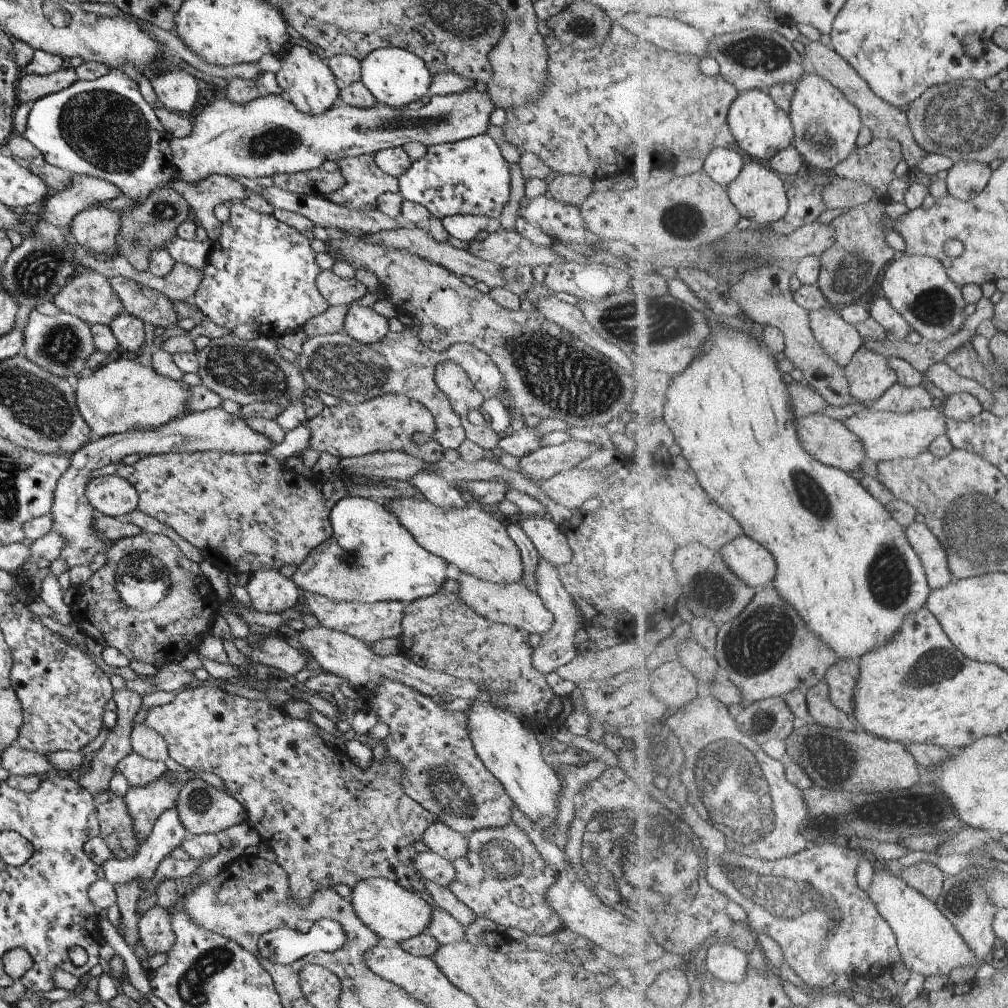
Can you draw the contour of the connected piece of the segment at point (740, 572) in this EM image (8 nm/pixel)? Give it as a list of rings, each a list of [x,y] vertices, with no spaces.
[[[743,534],[733,542],[725,545],[721,552],[725,555],[727,566],[751,588],[759,588],[759,586],[765,586],[765,584],[773,582],[773,578],[777,574],[777,562],[773,558],[773,553],[768,547],[747,534]]]

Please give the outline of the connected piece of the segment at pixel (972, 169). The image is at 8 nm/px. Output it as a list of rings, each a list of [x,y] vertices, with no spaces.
[[[961,160],[948,172],[948,194],[957,200],[970,201],[984,192],[992,178],[991,166]]]

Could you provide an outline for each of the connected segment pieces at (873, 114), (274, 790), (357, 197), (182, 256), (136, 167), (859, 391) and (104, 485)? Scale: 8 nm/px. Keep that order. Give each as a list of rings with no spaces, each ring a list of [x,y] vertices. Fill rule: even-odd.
[[[803,39],[802,41],[805,50],[805,63],[811,66],[813,64],[813,68],[819,72],[820,76],[827,78],[833,86],[837,86],[845,94],[845,98],[859,108],[861,124],[870,130],[873,139],[897,140],[901,144],[901,152],[903,152],[907,170],[913,172],[921,164],[921,160],[928,156],[928,153],[917,144],[917,140],[915,140],[915,136],[913,136],[913,132],[909,128],[907,114],[901,108],[893,106],[893,104],[889,104],[889,102],[885,102],[883,98],[877,96],[869,87],[867,80],[862,78],[859,72],[833,47],[824,46],[819,40]]]
[[[200,682],[194,686],[184,687],[176,692],[175,698],[164,705],[157,705],[149,709],[143,722],[157,734],[160,734],[166,742],[168,756],[177,764],[184,766],[191,772],[211,772],[215,774],[226,786],[226,792],[232,796],[246,812],[245,824],[258,832],[262,838],[262,844],[275,853],[275,862],[285,871],[288,880],[288,894],[296,901],[299,907],[306,907],[312,899],[314,892],[323,887],[332,889],[335,884],[345,884],[352,889],[356,882],[368,878],[381,877],[401,886],[409,892],[417,893],[423,890],[424,878],[413,866],[414,856],[417,854],[413,844],[422,840],[423,831],[435,820],[433,813],[425,810],[418,802],[411,800],[402,789],[401,779],[404,772],[390,756],[384,754],[383,762],[375,762],[371,758],[365,768],[358,767],[345,753],[337,747],[327,746],[317,735],[317,726],[301,719],[290,718],[285,711],[268,703],[266,700],[246,699],[237,695],[226,693],[216,683]]]
[[[372,155],[345,157],[335,163],[344,183],[324,196],[334,205],[366,211],[376,206],[376,198],[381,193],[398,192],[396,177],[379,170]]]
[[[176,234],[164,242],[164,249],[171,255],[174,262],[186,264],[197,270],[205,266],[211,247],[212,241],[209,239],[186,241]]]
[[[112,68],[107,74],[92,81],[77,80],[62,91],[49,93],[47,96],[38,98],[36,101],[29,104],[29,108],[22,137],[33,144],[33,146],[41,152],[44,162],[47,165],[53,165],[58,169],[66,170],[67,172],[70,172],[71,175],[87,175],[103,179],[104,181],[109,181],[110,183],[113,183],[113,186],[116,186],[119,189],[121,195],[129,200],[133,200],[137,205],[141,204],[151,191],[158,187],[163,187],[166,183],[169,183],[176,178],[176,168],[171,160],[169,146],[169,141],[171,140],[170,134],[165,132],[165,129],[161,126],[161,123],[158,121],[158,117],[155,116],[150,104],[147,104],[145,99],[141,96],[138,84],[127,77],[120,68]]]
[[[864,346],[855,353],[853,360],[846,366],[846,377],[849,379],[852,395],[865,404],[873,404],[899,382],[897,371],[893,370],[888,360],[877,355],[877,350],[869,350],[869,346]]]
[[[112,475],[96,476],[85,487],[89,504],[108,517],[121,517],[131,513],[137,506],[136,490],[124,478]]]

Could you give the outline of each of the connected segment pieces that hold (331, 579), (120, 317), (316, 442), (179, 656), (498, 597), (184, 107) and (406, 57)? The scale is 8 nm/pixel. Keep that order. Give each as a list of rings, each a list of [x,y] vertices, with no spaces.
[[[345,495],[332,505],[328,519],[332,530],[330,537],[311,549],[290,576],[302,596],[311,593],[334,601],[369,604],[400,601],[406,604],[436,593],[441,583],[447,579],[446,562],[421,548],[397,517],[384,508],[383,502],[369,497]]]
[[[121,312],[108,324],[120,352],[137,354],[143,343],[143,322],[133,315]]]
[[[387,393],[357,404],[345,401],[335,406],[324,406],[321,412],[307,420],[305,425],[310,430],[308,448],[328,452],[338,461],[383,451],[406,452],[428,463],[442,458],[443,448],[435,440],[419,445],[411,442],[413,432],[431,434],[434,431],[435,420],[422,404],[411,401],[405,395]]]
[[[158,534],[120,538],[110,544],[105,554],[105,563],[76,588],[69,606],[79,632],[103,647],[112,646],[130,661],[146,662],[156,668],[169,662],[179,664],[210,632],[219,608],[218,597],[199,571],[199,565],[189,560],[168,536]]]
[[[461,572],[455,580],[458,582],[458,590],[455,593],[466,604],[467,608],[494,623],[518,628],[527,634],[543,636],[554,622],[552,612],[547,610],[537,593],[528,589],[521,582],[500,585]]]
[[[178,68],[155,73],[150,79],[157,103],[173,112],[189,112],[197,98],[195,78]]]
[[[383,47],[360,60],[360,81],[377,103],[393,108],[406,106],[428,91],[432,75],[417,55],[397,47]]]

